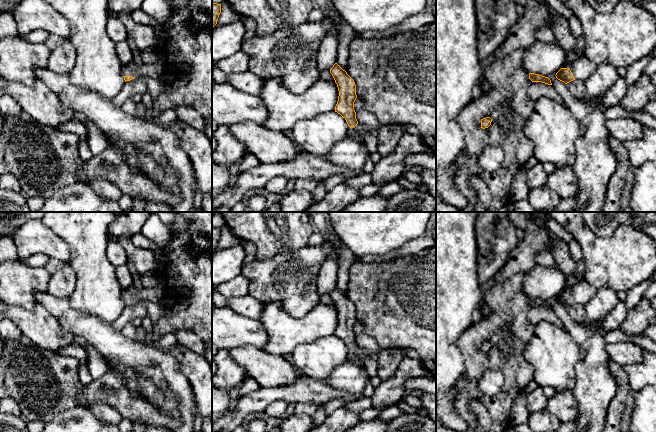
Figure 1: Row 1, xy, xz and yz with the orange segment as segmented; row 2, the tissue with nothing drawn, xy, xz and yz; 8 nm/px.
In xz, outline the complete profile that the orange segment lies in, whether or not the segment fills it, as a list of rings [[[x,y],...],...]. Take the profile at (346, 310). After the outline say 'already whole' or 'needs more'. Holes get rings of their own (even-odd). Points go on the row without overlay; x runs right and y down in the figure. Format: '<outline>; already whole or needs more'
[[[337,287],[330,293],[330,297],[339,315],[335,336],[340,338],[349,350],[347,361],[364,365],[366,358],[357,356],[354,352],[358,348],[356,336],[354,334],[354,326],[357,322],[355,306]]]; needs more

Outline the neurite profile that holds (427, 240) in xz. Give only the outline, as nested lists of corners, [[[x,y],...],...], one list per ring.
[[[431,212],[425,232],[418,238],[414,238],[397,249],[399,257],[419,254],[425,249],[436,247],[436,212]]]

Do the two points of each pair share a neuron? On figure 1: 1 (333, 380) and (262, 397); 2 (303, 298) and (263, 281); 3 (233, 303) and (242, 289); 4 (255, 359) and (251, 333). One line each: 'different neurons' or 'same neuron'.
1: different neurons
2: same neuron
3: different neurons
4: different neurons

